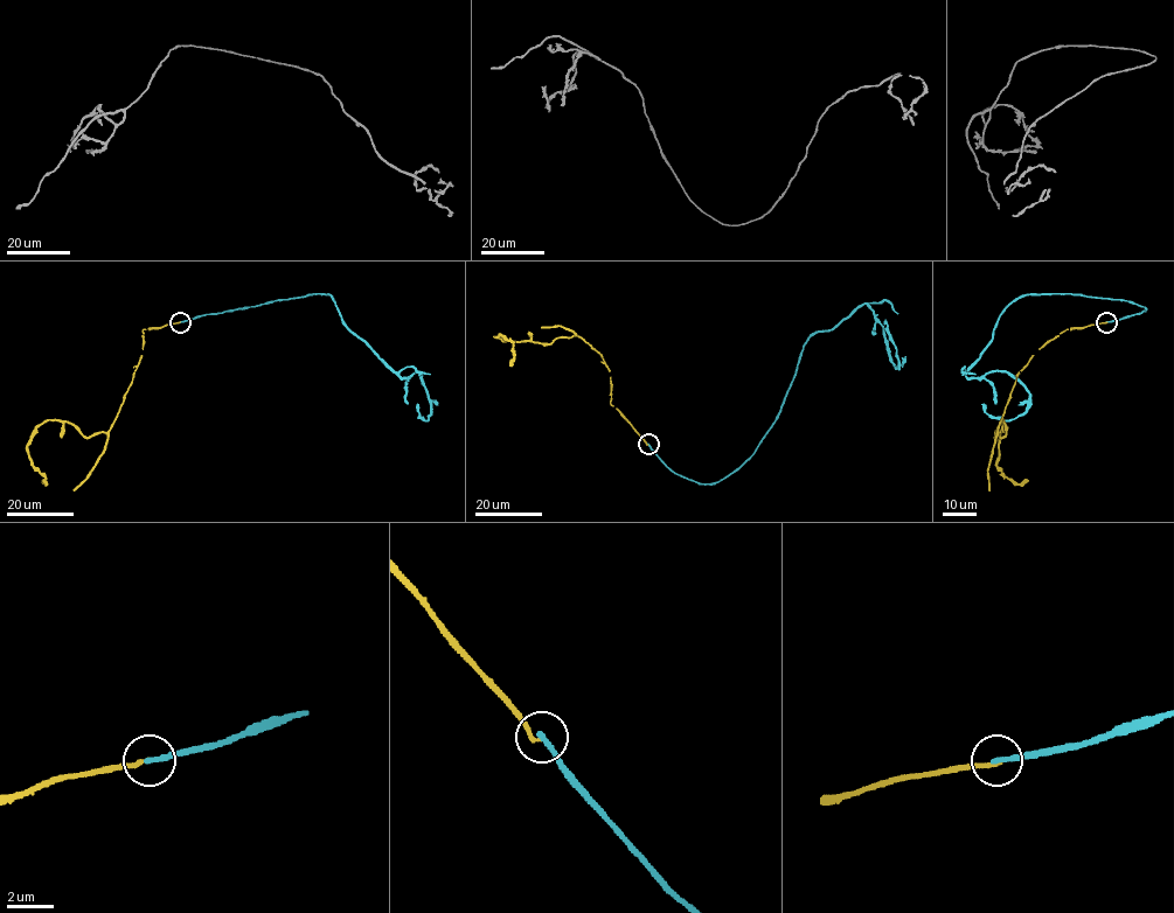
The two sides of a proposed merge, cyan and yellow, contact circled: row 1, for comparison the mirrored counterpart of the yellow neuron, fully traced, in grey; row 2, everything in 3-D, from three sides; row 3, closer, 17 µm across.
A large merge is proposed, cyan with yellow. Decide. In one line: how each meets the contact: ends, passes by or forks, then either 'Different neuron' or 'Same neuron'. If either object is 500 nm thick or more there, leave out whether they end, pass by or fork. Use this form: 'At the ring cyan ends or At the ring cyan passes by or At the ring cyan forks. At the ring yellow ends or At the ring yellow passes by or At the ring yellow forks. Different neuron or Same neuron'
At the ring cyan ends. At the ring yellow ends. Different neuron

